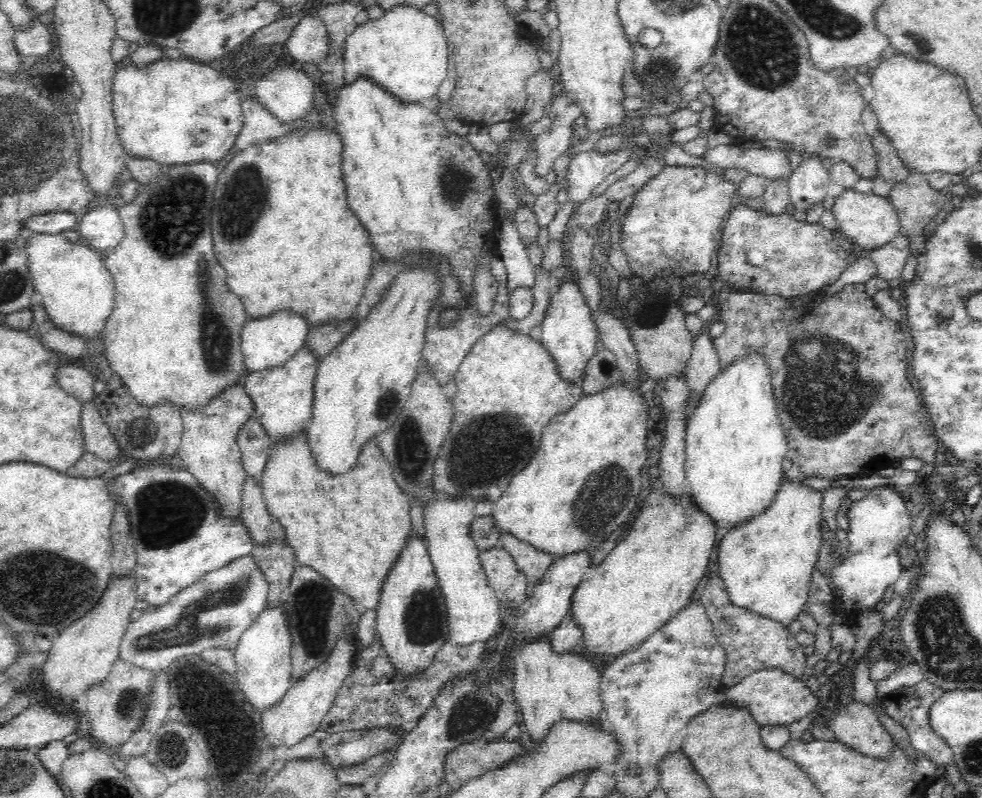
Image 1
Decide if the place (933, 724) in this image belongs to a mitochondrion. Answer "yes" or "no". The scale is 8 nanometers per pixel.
no

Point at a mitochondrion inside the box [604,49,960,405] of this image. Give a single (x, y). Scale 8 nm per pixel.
(663, 72)

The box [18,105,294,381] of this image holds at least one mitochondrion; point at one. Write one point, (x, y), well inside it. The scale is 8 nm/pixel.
(173, 218)

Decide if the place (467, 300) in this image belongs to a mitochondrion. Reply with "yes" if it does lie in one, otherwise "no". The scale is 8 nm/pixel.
no

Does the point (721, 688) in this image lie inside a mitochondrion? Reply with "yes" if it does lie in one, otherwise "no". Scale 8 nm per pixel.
no

